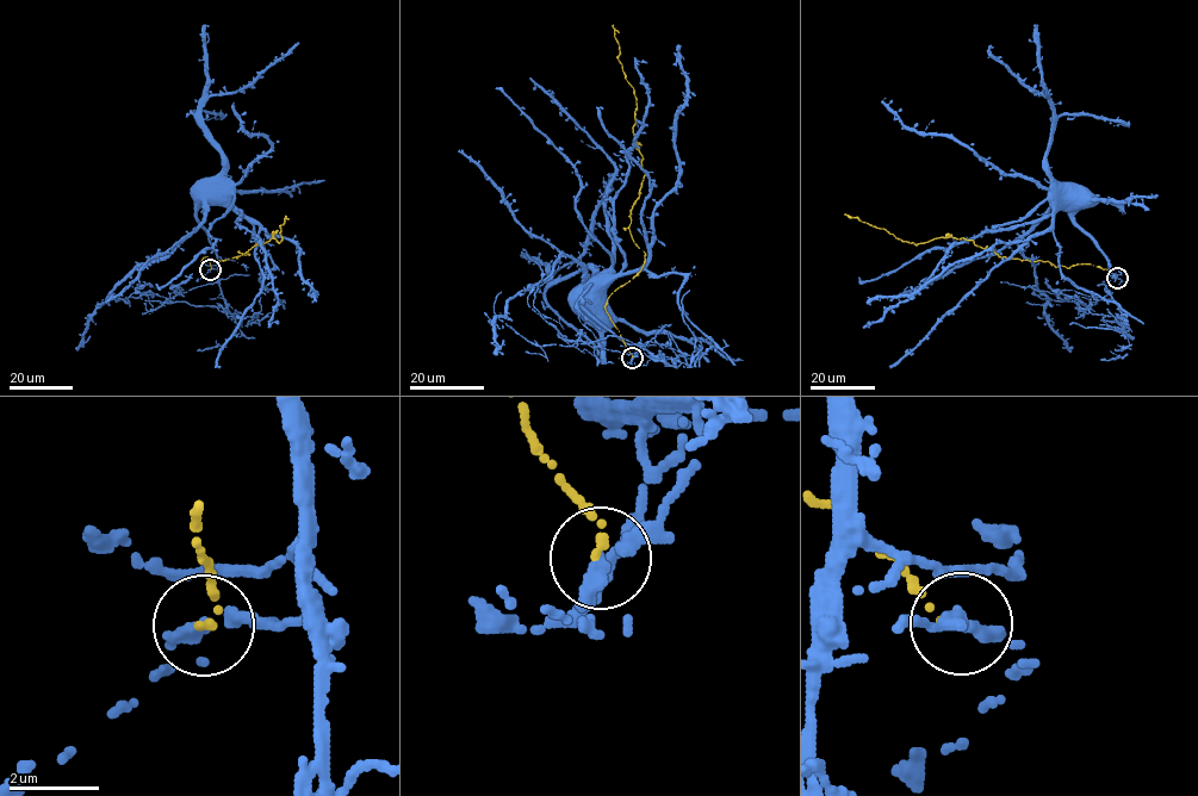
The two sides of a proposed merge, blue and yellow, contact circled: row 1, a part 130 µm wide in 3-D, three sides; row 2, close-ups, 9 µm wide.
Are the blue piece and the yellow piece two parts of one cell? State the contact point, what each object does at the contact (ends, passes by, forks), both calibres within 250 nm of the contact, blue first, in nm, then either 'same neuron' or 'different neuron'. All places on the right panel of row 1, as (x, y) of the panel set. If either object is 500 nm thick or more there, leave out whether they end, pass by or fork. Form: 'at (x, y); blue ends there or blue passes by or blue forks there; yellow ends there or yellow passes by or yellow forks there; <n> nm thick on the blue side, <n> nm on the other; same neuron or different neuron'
at (1117, 278); blue ends there; yellow ends there; 360 nm thick on the blue side, 170 nm on the other; different neuron

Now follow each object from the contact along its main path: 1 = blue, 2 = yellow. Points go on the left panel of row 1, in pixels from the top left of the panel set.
1: (210, 268), (217, 254), (197, 210), (222, 203), (261, 240), (278, 299), (269, 323), (278, 323)
2: (210, 268), (203, 257), (249, 254), (242, 255), (274, 232), (281, 241), (286, 216)

